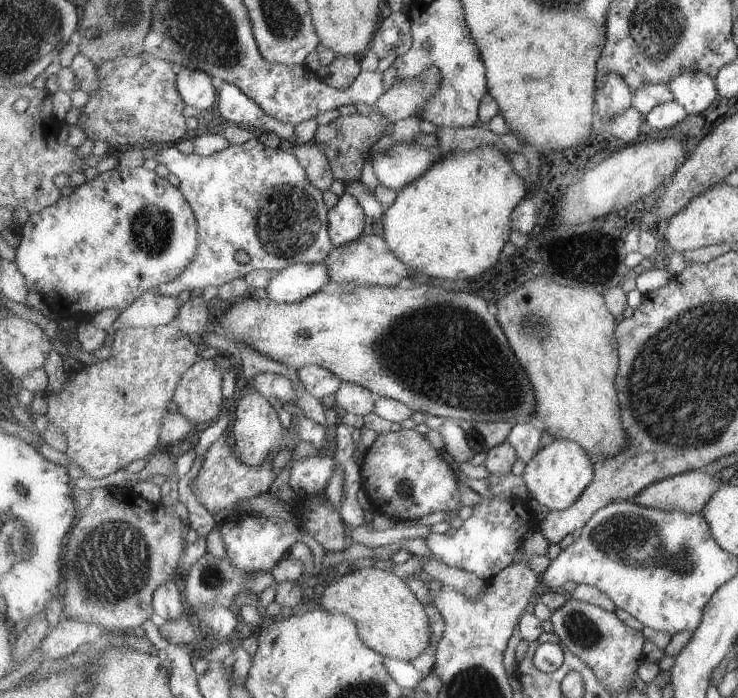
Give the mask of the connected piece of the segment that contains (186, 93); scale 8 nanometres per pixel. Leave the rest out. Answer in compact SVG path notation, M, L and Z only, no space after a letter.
M183 65L177 69L177 75L178 91L187 105L202 111L217 102L213 77L208 72Z

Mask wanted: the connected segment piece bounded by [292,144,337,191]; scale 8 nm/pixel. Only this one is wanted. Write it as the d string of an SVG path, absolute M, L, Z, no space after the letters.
M294 144L292 153L303 163L305 170L308 171L310 181L319 190L331 190L331 184L335 182L332 162L328 156L319 148L317 144Z

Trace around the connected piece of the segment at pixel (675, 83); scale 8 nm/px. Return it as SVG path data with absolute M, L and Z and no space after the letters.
M685 71L668 84L676 101L681 103L688 114L703 114L720 96L716 78L699 71Z

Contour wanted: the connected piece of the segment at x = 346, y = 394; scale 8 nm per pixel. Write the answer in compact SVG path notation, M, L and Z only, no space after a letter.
M344 382L338 388L336 395L339 406L346 412L359 414L365 418L375 410L377 396L364 386Z

